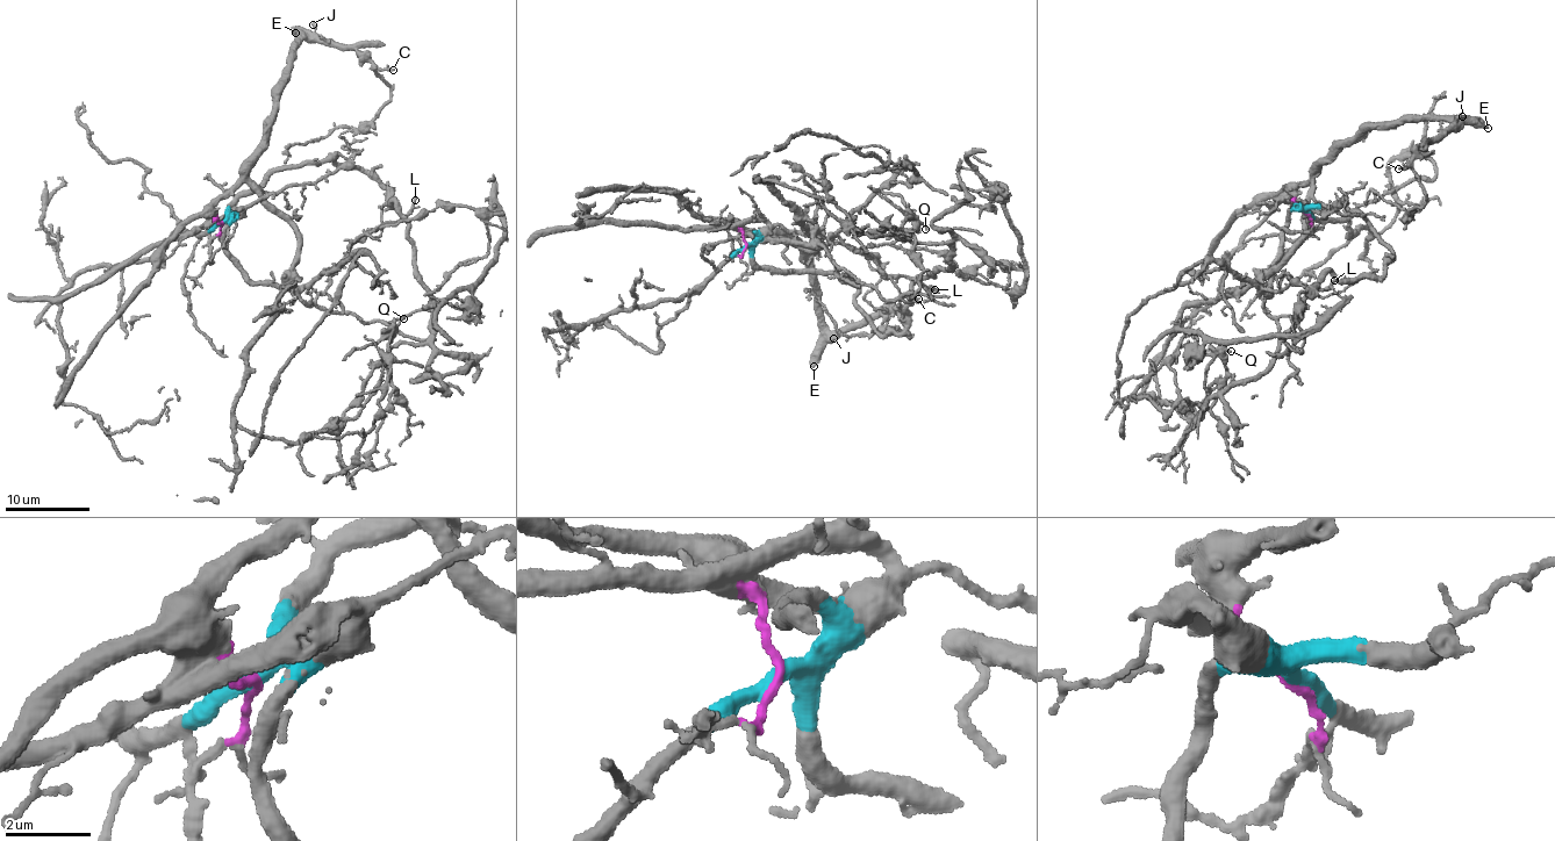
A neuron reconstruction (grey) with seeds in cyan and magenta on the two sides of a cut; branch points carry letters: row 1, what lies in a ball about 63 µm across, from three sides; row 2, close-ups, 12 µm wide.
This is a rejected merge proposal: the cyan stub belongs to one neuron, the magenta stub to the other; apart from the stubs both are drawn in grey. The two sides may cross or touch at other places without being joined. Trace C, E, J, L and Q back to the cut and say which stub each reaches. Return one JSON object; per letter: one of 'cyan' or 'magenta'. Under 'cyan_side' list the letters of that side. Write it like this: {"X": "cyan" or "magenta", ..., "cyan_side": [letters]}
{"C": "magenta", "E": "magenta", "J": "magenta", "L": "cyan", "Q": "cyan", "cyan_side": ["L", "Q"]}

